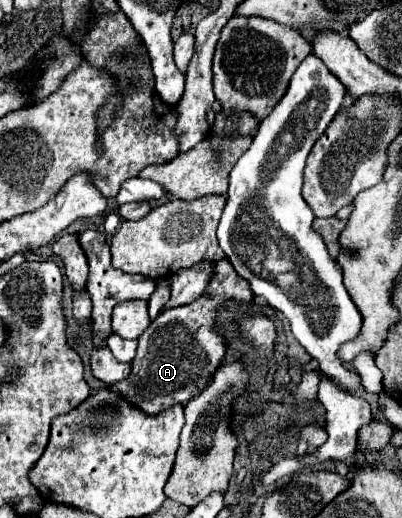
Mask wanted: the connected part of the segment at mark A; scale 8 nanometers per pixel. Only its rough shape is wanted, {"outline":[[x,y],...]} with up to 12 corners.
{"outline":[[223,258],[211,294],[163,310],[111,388],[149,414],[189,402],[225,356],[215,310],[251,302]]}

